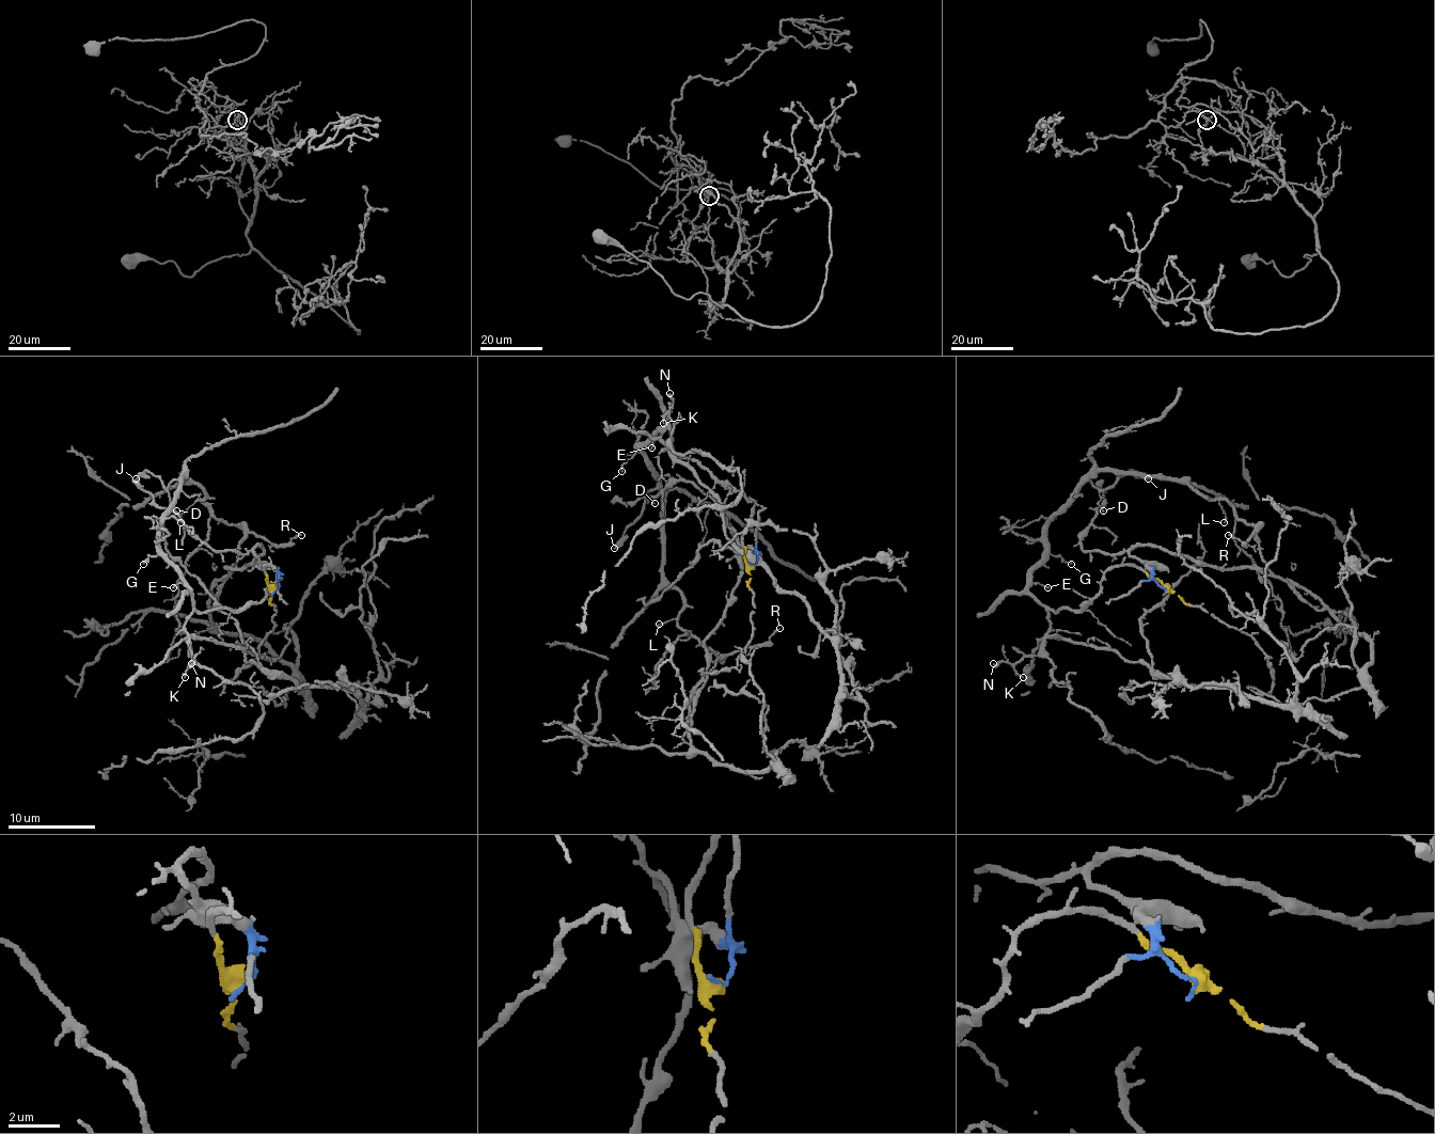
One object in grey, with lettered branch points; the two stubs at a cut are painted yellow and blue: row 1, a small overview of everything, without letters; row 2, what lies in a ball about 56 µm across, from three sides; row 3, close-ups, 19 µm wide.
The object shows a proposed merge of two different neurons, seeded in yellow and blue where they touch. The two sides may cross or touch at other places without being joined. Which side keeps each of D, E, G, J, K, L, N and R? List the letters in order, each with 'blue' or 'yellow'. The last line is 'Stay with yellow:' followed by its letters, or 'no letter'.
D: yellow
E: yellow
G: yellow
J: yellow
K: yellow
L: yellow
N: yellow
R: yellow
Stay with yellow: D, E, G, J, K, L, N, R

